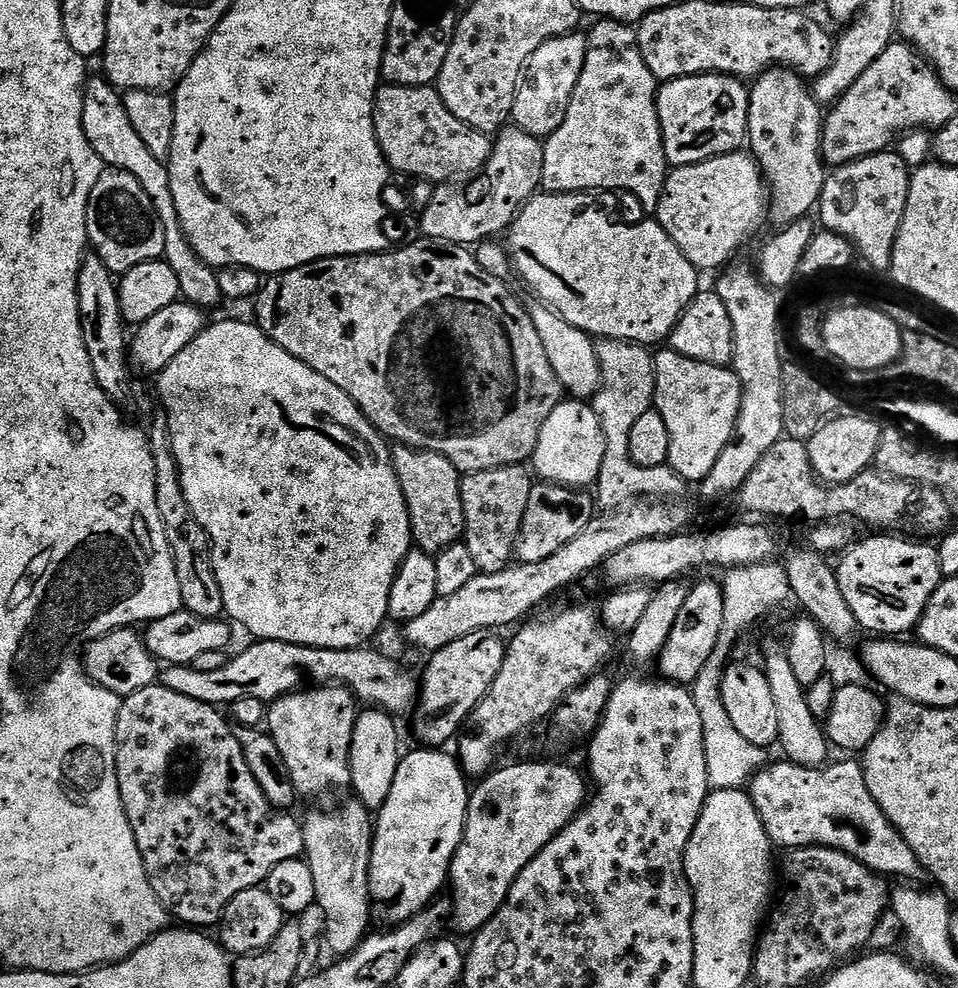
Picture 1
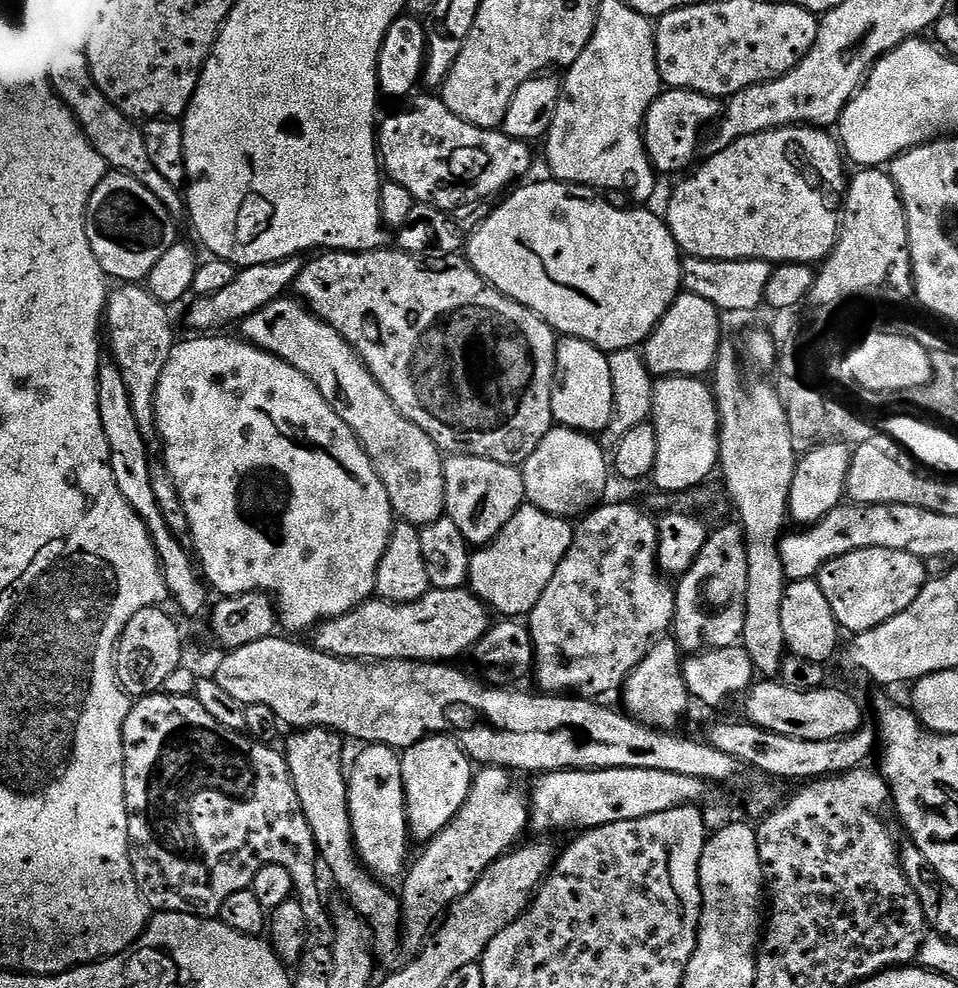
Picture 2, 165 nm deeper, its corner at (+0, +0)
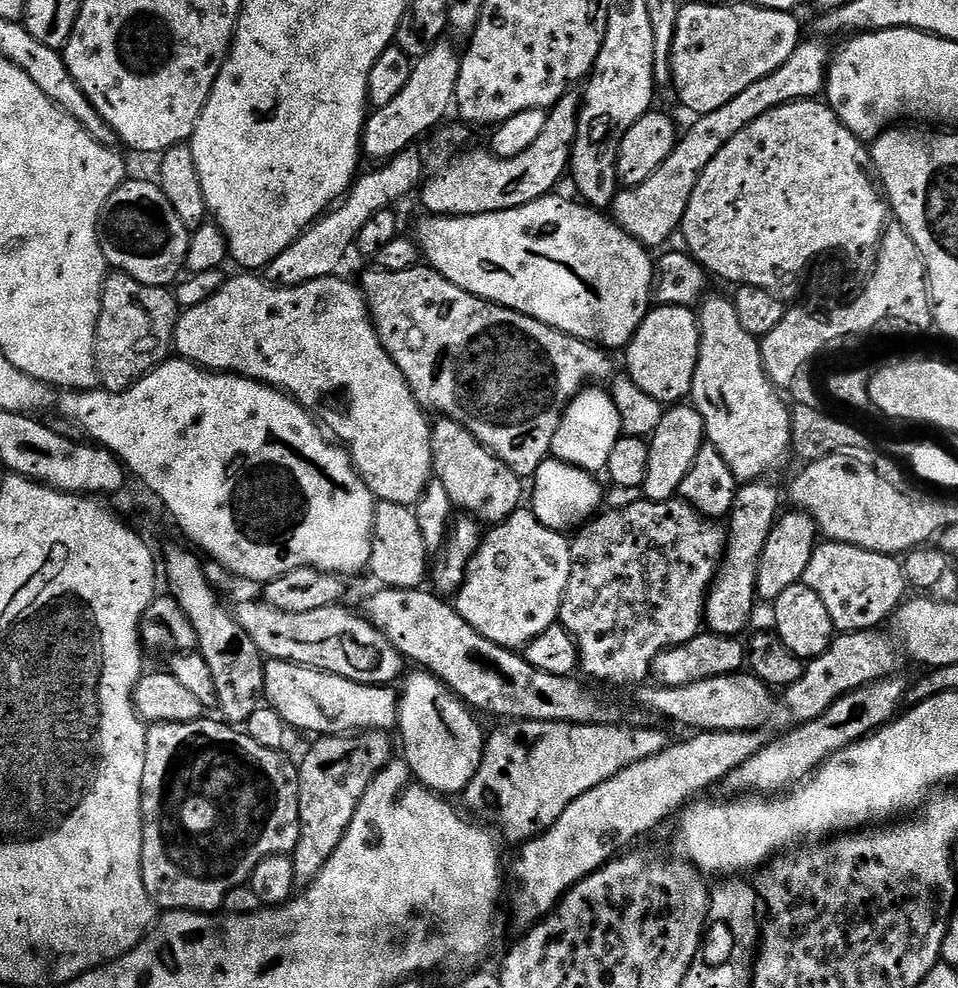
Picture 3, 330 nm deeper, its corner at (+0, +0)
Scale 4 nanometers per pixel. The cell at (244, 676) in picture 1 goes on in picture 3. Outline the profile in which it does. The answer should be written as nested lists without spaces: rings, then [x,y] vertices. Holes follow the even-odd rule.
[[[288,660],[265,663],[264,700],[267,707],[284,719],[289,729],[316,732],[317,737],[388,732],[397,727],[400,718],[400,698],[395,687],[359,684],[338,674],[291,664]]]

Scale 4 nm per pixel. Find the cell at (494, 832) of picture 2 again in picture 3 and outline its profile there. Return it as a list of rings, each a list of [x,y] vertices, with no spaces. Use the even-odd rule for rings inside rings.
[[[518,720],[504,722],[501,725],[501,728],[487,733],[478,774],[474,774],[474,778],[464,789],[462,799],[468,803],[467,811],[473,817],[489,825],[496,824],[495,831],[501,837],[504,835],[508,840],[520,840],[519,842],[527,842],[540,833],[547,832],[550,826],[554,826],[554,822],[558,822],[558,818],[562,818],[562,814],[566,814],[566,806],[570,806],[574,798],[582,798],[586,790],[602,786],[602,782],[606,782],[606,778],[614,778],[618,770],[634,766],[634,762],[654,758],[654,754],[662,754],[662,750],[666,750],[670,743],[670,737],[660,728],[633,726],[627,722],[563,724],[541,720]]]

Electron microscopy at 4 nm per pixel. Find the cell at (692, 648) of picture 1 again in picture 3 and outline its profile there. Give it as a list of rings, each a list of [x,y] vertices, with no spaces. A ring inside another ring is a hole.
[[[744,482],[736,489],[734,506],[726,520],[724,560],[716,574],[716,580],[708,589],[708,601],[704,603],[704,622],[709,633],[717,636],[739,637],[749,631],[752,611],[758,605],[756,579],[760,559],[766,550],[766,538],[781,515],[780,492],[768,482]]]

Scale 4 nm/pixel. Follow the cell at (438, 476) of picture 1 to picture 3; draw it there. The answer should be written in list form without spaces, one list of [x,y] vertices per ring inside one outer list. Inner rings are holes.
[[[240,274],[225,279],[223,286],[216,291],[202,306],[183,309],[179,313],[176,321],[176,331],[174,333],[174,352],[181,360],[188,360],[191,364],[197,364],[199,368],[209,372],[227,372],[237,376],[246,376],[250,380],[258,380],[261,384],[270,384],[274,388],[280,389],[281,392],[288,393],[293,400],[296,400],[308,412],[318,414],[318,420],[321,425],[341,445],[347,447],[351,458],[352,465],[356,468],[356,473],[366,482],[366,486],[372,491],[372,495],[377,501],[385,500],[386,502],[398,502],[402,506],[412,508],[424,496],[424,491],[428,484],[434,478],[434,469],[432,466],[432,424],[426,415],[425,409],[420,407],[419,402],[414,398],[402,370],[386,354],[382,342],[376,333],[376,327],[372,325],[372,316],[368,312],[368,301],[364,299],[364,293],[359,287],[356,288],[348,280],[340,280],[339,275],[318,278],[314,282],[299,284],[293,288],[281,288],[273,286],[267,279],[261,278],[256,274]]]

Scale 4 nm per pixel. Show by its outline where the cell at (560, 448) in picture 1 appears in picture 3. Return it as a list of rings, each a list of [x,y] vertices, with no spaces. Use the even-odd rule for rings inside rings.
[[[555,458],[544,460],[530,480],[530,510],[536,515],[538,522],[542,522],[542,526],[555,532],[571,533],[587,524],[605,503],[606,488],[596,480],[599,479],[593,473],[578,466],[570,466]]]

